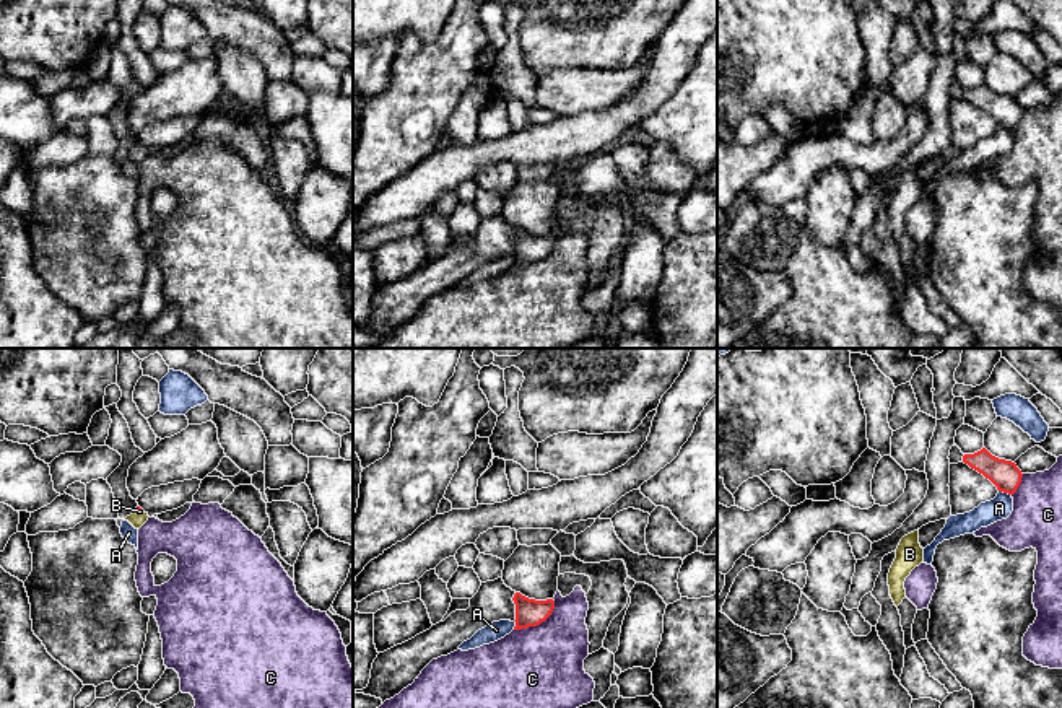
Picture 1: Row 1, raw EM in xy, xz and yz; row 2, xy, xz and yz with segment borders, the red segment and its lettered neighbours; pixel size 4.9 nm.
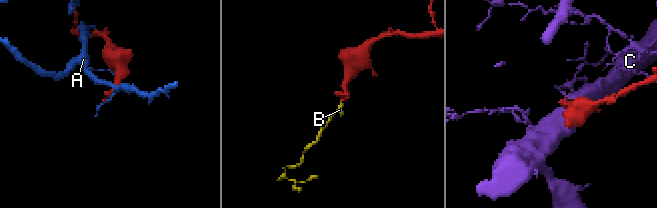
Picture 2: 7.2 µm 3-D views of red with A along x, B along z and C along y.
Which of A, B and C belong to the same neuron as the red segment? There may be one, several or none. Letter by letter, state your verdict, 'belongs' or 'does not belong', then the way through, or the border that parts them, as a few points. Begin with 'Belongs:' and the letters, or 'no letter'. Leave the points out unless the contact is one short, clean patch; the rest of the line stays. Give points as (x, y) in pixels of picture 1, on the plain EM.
Belongs: B
A: does not belong
B: belongs; way xy (137, 144), (137, 145), (139, 153)
C: does not belong

